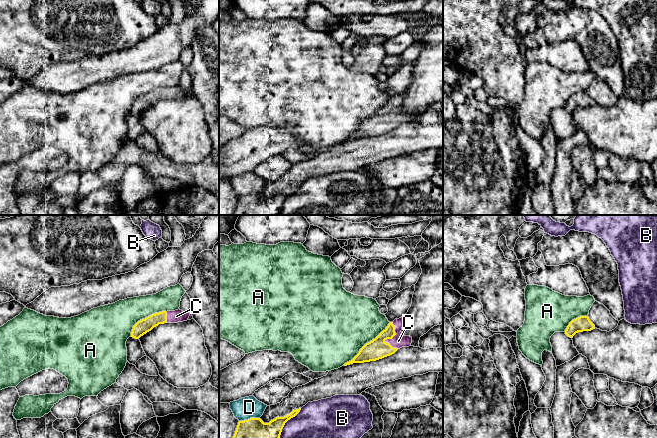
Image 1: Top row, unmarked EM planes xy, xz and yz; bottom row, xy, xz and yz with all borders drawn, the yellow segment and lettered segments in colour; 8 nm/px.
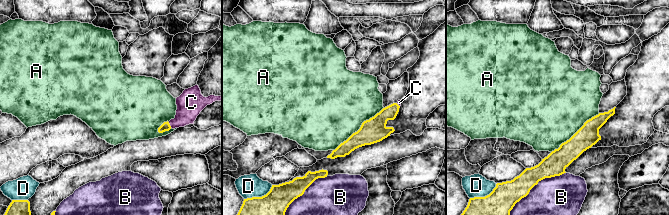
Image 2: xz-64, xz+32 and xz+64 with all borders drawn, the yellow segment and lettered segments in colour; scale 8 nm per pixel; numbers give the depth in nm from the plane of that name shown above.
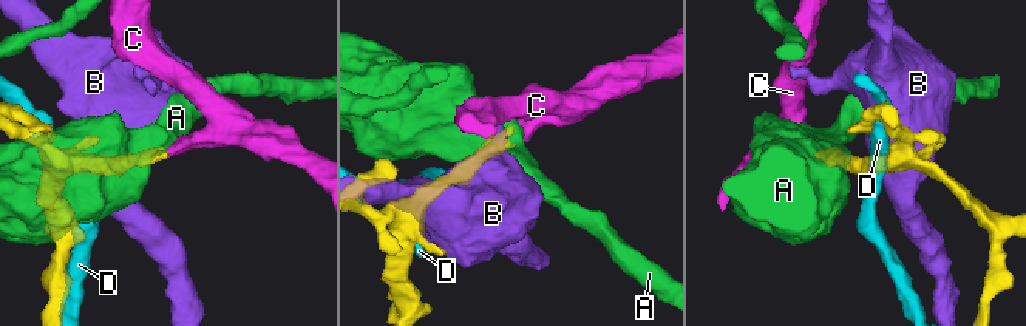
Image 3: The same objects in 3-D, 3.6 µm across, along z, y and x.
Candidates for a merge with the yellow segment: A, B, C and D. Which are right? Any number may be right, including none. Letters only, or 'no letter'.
C

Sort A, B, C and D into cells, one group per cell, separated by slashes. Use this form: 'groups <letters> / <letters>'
groups A / B / C / D

